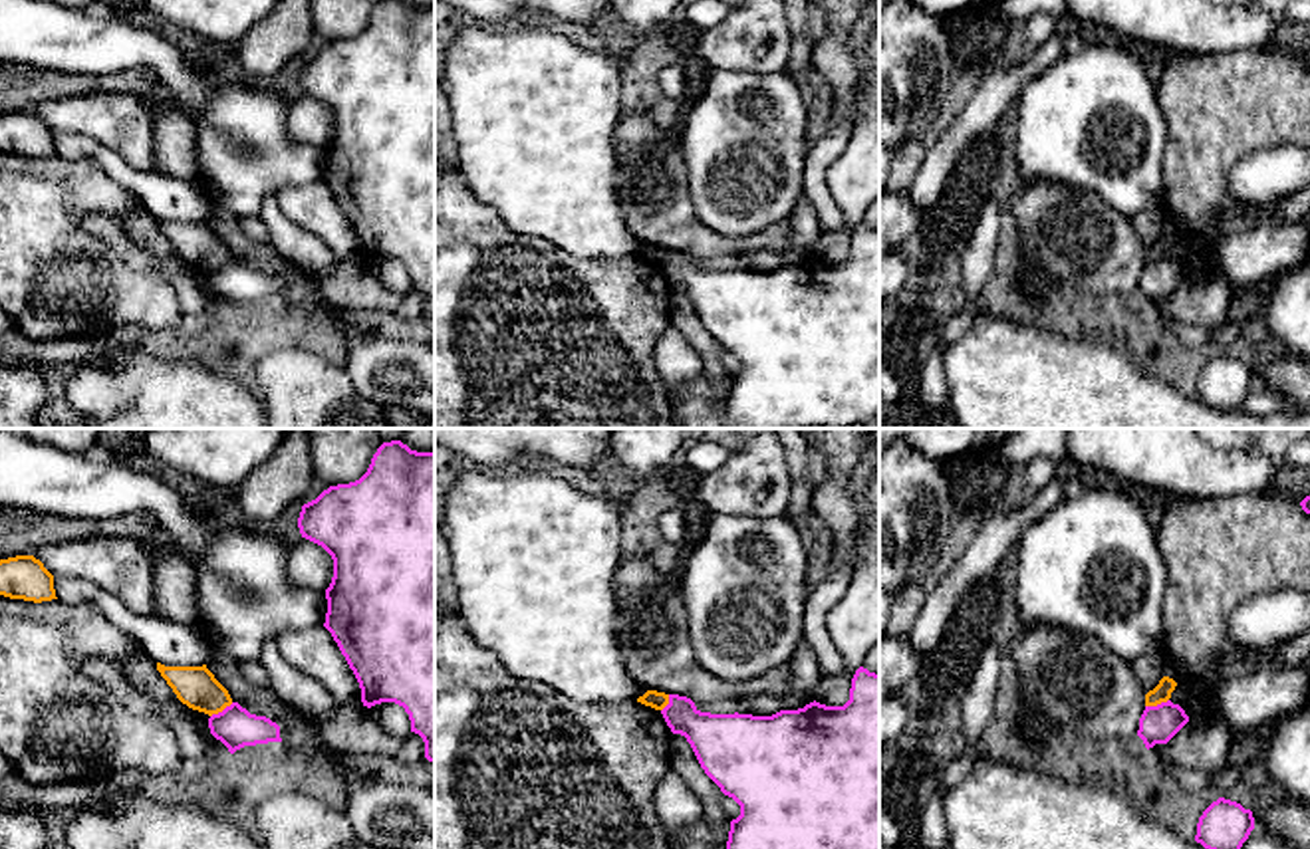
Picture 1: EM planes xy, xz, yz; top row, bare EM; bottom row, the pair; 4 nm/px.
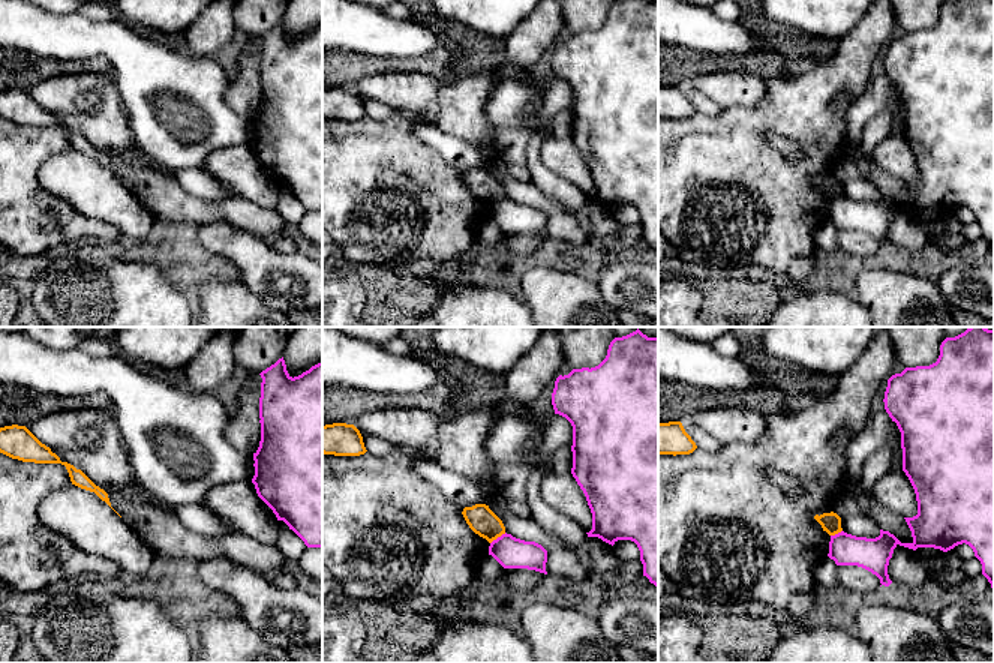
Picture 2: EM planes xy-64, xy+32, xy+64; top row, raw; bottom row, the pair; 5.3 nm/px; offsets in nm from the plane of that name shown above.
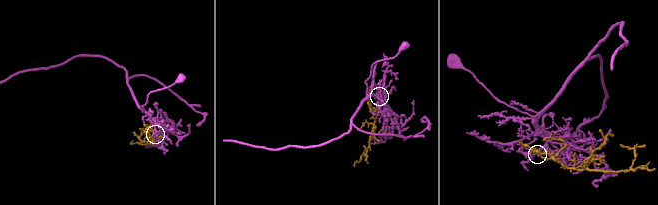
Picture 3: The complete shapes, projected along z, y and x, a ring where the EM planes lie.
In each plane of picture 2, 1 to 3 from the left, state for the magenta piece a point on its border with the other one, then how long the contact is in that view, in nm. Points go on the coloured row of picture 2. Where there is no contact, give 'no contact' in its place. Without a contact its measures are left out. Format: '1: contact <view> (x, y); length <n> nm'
1: no contact
2: contact xy+32 (498, 536); length 110 nm
3: contact xy+64 (835, 533); length 70 nm

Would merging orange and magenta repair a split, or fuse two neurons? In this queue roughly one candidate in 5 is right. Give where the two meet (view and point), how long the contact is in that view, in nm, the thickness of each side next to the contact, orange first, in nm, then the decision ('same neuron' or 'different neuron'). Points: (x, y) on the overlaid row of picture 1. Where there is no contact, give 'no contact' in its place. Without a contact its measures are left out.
contact yz (1156, 705); length 100 nm; calibres 80 and 160 nm; different neuron

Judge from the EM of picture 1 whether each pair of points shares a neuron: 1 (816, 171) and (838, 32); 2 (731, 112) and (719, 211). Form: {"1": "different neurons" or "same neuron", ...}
{"1": "same neuron", "2": "same neuron"}

